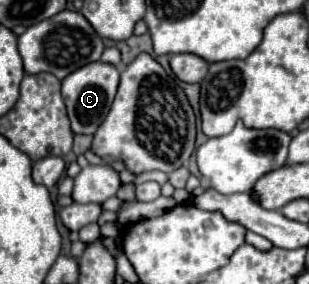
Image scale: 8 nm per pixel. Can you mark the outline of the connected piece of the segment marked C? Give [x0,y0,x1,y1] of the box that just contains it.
[62,63,118,135]

